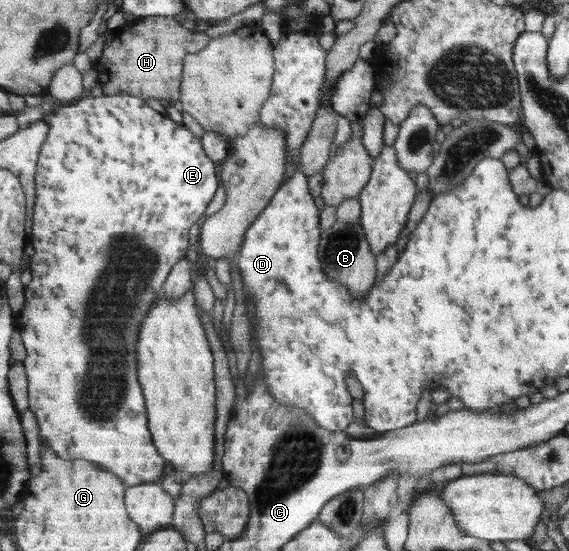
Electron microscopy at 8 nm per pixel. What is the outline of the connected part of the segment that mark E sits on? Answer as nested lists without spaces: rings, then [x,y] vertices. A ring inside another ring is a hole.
[[[129,94],[103,95],[101,97],[90,95],[71,105],[59,104],[47,122],[50,124],[51,130],[38,159],[36,182],[39,189],[36,189],[36,193],[39,193],[39,197],[37,197],[37,205],[34,209],[33,233],[29,234],[29,243],[33,243],[32,247],[34,248],[34,254],[30,258],[33,279],[26,285],[26,307],[17,315],[17,329],[21,331],[24,346],[28,351],[24,366],[30,380],[30,411],[36,416],[39,440],[44,445],[51,447],[63,459],[71,459],[71,457],[86,459],[96,463],[105,471],[115,473],[127,487],[145,483],[161,483],[165,479],[163,469],[167,465],[167,460],[159,453],[158,447],[154,444],[146,397],[143,397],[143,389],[139,385],[139,375],[137,375],[137,371],[139,371],[139,365],[137,365],[139,331],[142,331],[141,325],[143,325],[145,317],[161,296],[169,273],[175,268],[176,263],[186,257],[185,253],[189,249],[189,229],[199,221],[201,215],[206,213],[210,203],[214,201],[215,194],[222,186],[217,177],[217,165],[206,154],[202,139],[197,139],[182,123],[179,125],[168,116],[149,107],[147,100],[141,99],[141,97]],[[147,259],[151,259],[153,265],[147,265]],[[117,285],[127,287],[123,291],[123,297],[127,297],[131,301],[121,301],[121,295],[117,295],[119,293]]]

